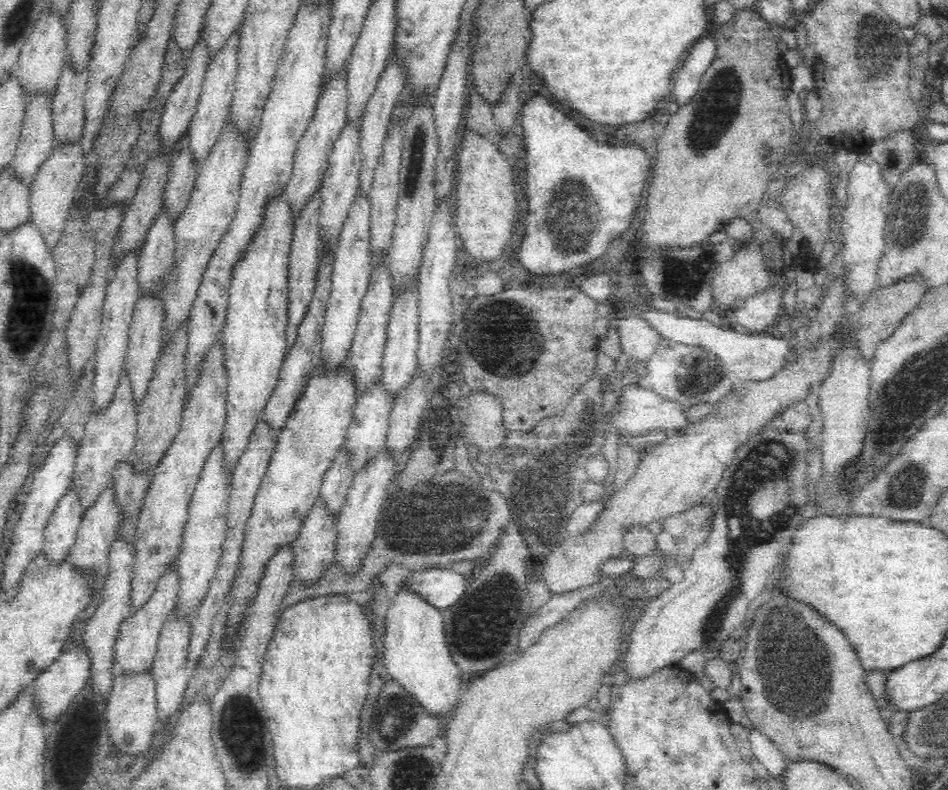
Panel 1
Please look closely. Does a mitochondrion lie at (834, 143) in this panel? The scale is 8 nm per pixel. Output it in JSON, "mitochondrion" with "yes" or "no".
{"mitochondrion":"no"}

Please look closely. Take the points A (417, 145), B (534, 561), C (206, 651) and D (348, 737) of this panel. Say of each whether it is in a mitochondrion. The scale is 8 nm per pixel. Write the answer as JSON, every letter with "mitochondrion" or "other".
{"A":"other","B":"other","C":"other","D":"other"}

